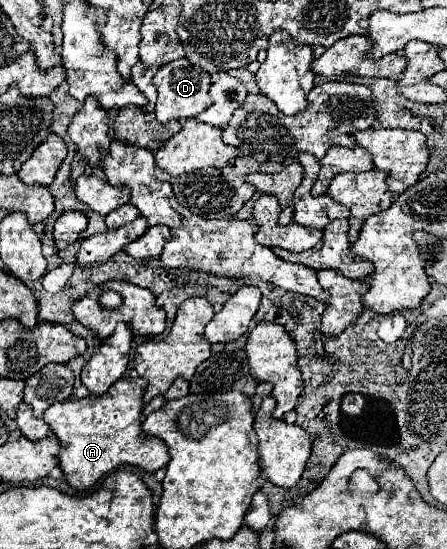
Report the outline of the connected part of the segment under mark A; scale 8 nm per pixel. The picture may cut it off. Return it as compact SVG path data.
M142 377L120 379L104 395L90 395L86 399L68 399L46 409L44 421L60 439L60 469L68 483L78 491L90 489L106 473L116 467L140 467L146 473L156 473L170 461L168 447L140 429L140 415L144 409L142 397L148 381Z

